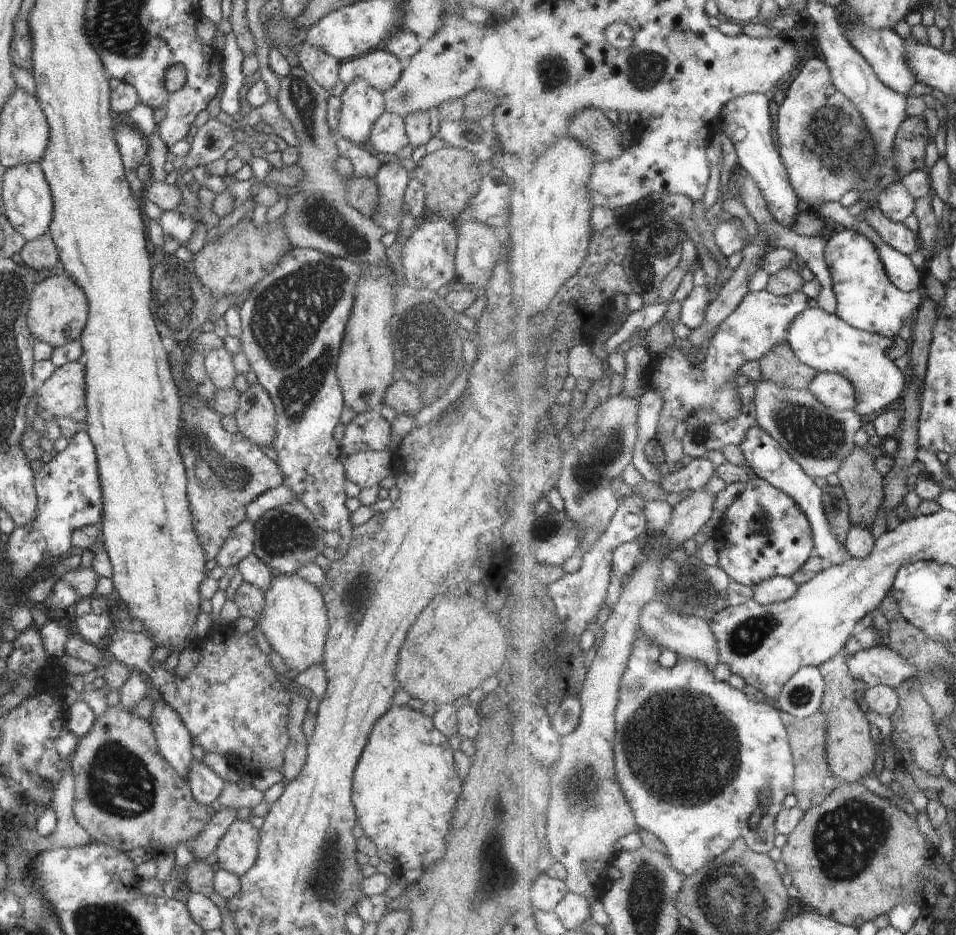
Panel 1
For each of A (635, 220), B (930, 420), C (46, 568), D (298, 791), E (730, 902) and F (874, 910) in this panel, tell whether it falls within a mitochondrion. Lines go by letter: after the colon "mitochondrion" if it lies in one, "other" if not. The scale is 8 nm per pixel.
A: mitochondrion
B: other
C: other
D: other
E: mitochondrion
F: other

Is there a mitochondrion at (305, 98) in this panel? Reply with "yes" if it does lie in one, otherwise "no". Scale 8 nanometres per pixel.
yes

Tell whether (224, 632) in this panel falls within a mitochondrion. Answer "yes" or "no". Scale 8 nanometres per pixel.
no

